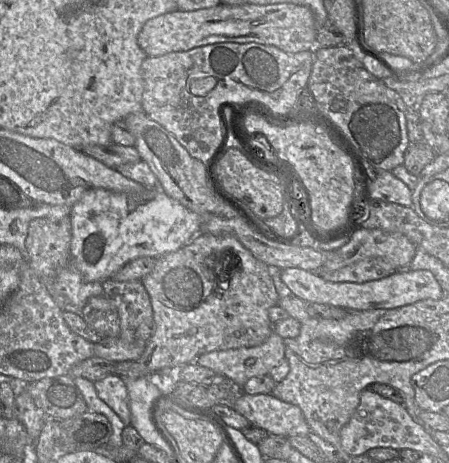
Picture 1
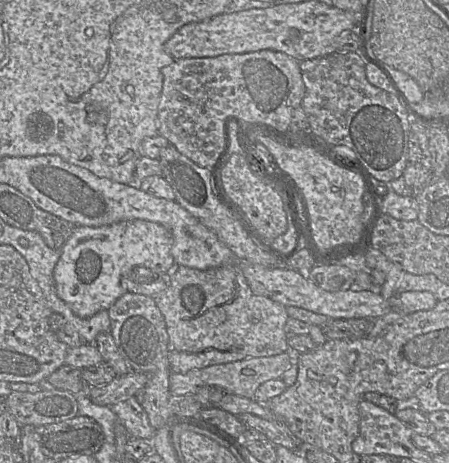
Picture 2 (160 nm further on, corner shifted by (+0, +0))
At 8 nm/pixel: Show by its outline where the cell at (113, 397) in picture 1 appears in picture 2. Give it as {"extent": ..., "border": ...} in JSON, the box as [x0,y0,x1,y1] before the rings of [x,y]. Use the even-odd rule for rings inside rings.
{"extent":[110,396,155,442],"border":[[[135,396],[111,405],[110,409],[117,415],[130,436],[151,442],[155,430]]]}

